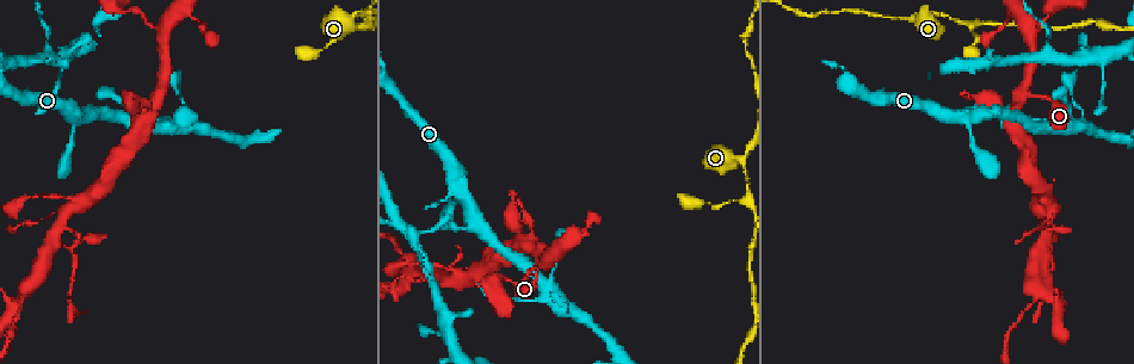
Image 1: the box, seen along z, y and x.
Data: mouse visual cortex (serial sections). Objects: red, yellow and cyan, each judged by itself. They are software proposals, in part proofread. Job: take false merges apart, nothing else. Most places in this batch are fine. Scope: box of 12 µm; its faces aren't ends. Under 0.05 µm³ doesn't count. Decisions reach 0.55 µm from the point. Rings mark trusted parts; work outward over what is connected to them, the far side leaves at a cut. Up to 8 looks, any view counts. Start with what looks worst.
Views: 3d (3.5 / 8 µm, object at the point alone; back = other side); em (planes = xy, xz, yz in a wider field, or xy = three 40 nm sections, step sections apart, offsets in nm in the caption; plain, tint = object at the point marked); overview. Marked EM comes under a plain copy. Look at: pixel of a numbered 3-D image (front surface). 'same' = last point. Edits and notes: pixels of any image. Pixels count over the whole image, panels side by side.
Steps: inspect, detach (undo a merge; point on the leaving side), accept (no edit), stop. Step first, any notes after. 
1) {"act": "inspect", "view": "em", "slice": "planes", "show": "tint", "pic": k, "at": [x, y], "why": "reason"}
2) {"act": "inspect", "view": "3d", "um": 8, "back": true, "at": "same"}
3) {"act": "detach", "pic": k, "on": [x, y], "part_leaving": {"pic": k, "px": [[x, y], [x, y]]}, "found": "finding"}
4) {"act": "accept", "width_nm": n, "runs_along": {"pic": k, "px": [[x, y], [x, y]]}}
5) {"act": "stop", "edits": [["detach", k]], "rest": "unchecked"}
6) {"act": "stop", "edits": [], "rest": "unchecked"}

{"act": "inspect", "view": "3d", "um": 8, "back": true, "pic": 1, "at": [972, 32], "why": "sudden change in width"}

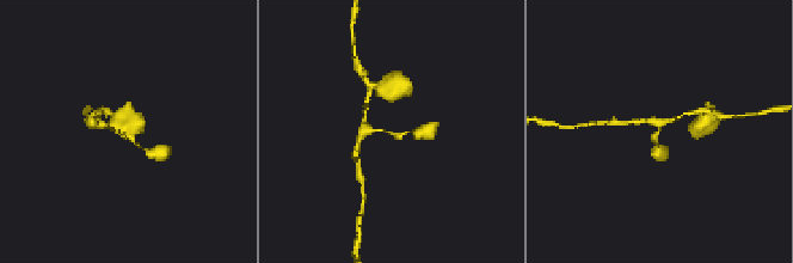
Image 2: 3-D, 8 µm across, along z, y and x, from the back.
{"act": "inspect", "view": "em", "slice": "planes", "show": "tint", "pic": 2, "at": [118, 130], "arm_widths_nm": [100, 200]}

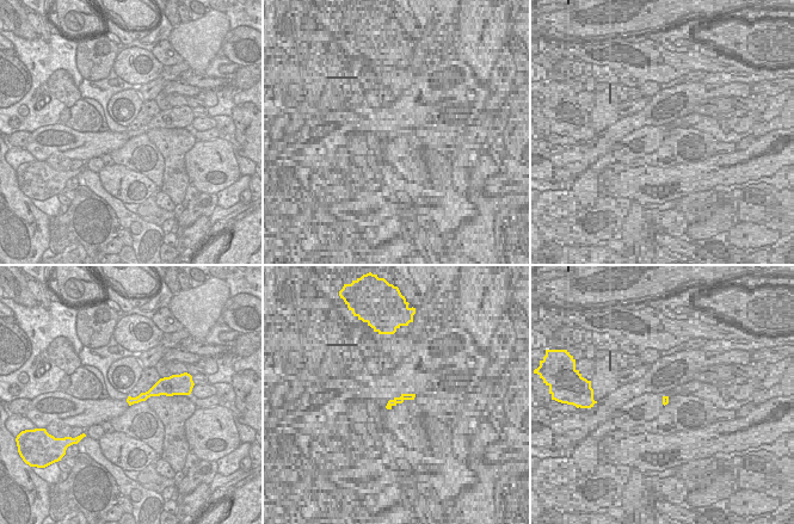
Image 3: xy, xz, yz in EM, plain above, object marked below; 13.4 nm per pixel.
{"act": "accept", "runs_along": {"pic": 3, "px": [[166, 390], [154, 390], [130, 400]]}, "found": "one cell here"}

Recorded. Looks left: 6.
{"act": "inspect", "view": "3d", "um": 3.5, "back": true, "pic": 1, "at": [988, 102], "why": "abrupt turn"}

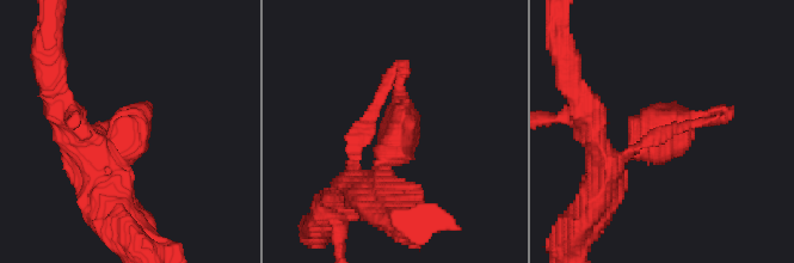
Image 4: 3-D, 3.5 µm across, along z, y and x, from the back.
{"act": "inspect", "view": "em", "slice": "xy", "step": 3, "show": "tint", "pic": 4, "at": [384, 133]}

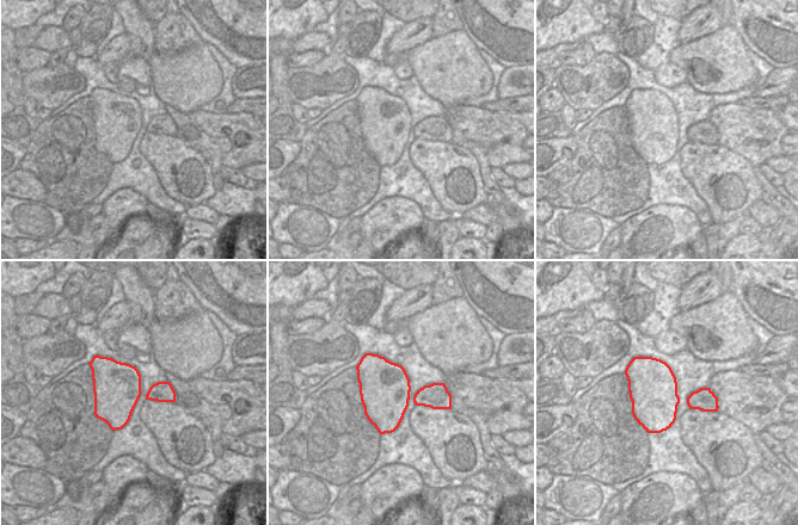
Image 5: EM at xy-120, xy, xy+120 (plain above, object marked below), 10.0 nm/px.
{"act": "accept", "runs_along": {"pic": 4, "px": [[604, 161], [665, 126], [724, 110]]}, "found": "continuous, no second cell"}

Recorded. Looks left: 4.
{"act": "inspect", "view": "3d", "um": 8, "pic": 1, "at": [1034, 294], "why": "two arms in line, one across"}

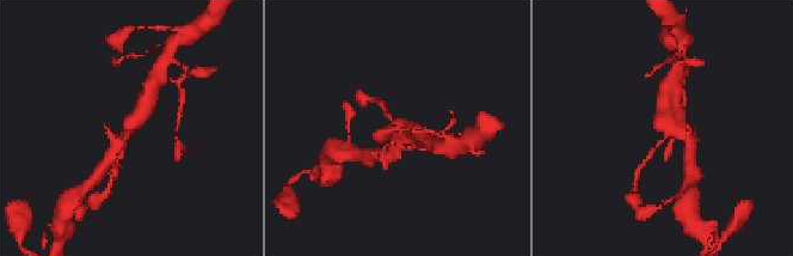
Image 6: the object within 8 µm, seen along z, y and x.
{"act": "inspect", "view": "em", "slice": "xy", "step": 5, "show": "tint", "pic": 6, "at": [668, 129]}

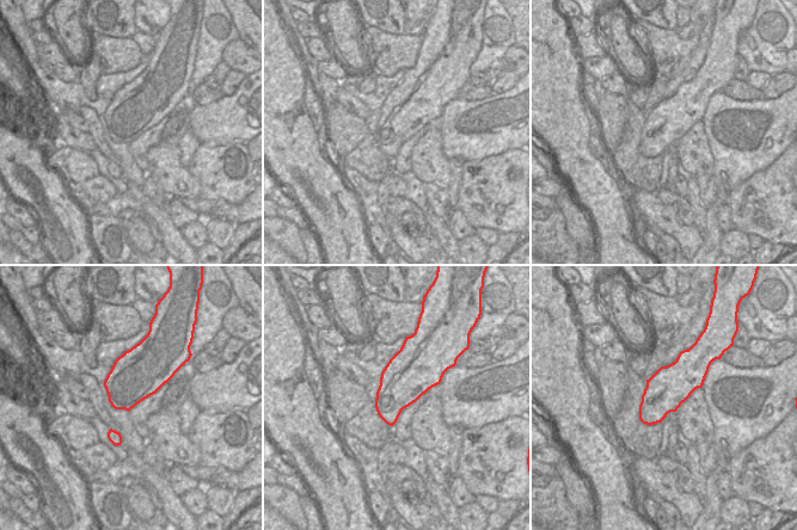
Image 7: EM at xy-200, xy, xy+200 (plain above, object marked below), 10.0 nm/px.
{"act": "accept", "width_nm": 480, "runs_along": {"pic": 6, "px": [[152, 92], [122, 140]]}, "found": "all the same cell"}

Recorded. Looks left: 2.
{"act": "stop", "edits": [], "rest": "unchecked"}

